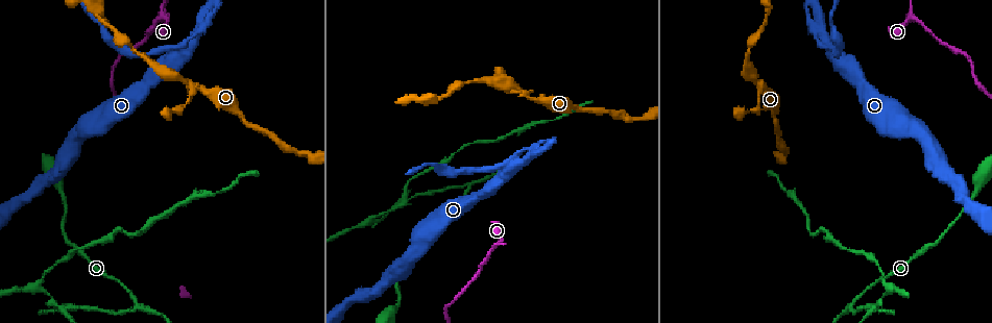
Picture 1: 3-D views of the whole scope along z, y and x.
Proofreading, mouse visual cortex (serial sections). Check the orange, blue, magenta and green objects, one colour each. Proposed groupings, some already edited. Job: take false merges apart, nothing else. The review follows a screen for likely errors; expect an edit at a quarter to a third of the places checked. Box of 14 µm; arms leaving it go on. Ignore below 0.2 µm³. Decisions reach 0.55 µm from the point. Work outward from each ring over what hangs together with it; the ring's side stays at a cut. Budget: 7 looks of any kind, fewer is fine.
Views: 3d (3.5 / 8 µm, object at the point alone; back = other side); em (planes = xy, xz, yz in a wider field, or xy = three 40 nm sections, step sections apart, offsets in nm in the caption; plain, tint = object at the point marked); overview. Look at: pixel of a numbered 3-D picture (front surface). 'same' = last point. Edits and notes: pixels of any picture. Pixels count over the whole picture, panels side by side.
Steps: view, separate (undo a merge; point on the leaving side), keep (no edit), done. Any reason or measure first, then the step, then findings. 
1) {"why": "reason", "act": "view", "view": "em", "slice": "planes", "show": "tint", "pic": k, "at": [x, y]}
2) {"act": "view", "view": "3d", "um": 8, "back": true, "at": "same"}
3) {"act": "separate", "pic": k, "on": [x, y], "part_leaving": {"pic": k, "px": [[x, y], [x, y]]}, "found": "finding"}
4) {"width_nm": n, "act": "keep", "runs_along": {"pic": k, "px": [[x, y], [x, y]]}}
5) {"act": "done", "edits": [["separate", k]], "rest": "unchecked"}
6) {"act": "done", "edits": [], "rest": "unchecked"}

{"why": "a fork", "act": "view", "view": "3d", "um": 3.5, "pic": 1, "at": [135, 305]}

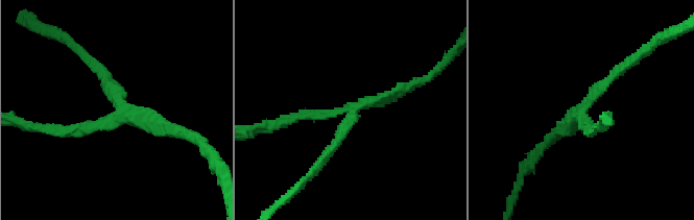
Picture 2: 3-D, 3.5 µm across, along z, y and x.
{"arms": 3, "arm_widths_nm": [150, 150, 200], "why": "shape alone is not enough", "act": "view", "view": "em", "slice": "xy", "step": 3, "show": "tint", "pic": 2, "at": [120, 107]}

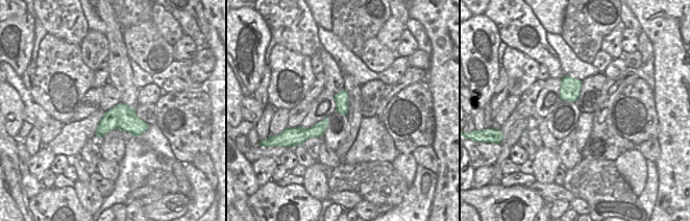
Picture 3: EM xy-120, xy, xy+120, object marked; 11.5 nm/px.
{"act": "separate", "pic": 2, "on": [313, 114], "border": {"pic": 3, "px": [[107, 112], [118, 128]]}, "found": "two cells meet here"}

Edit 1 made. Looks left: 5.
{"why": "abrupt turn", "act": "view", "view": "3d", "um": 3.5, "pic": 1, "at": [842, 58]}

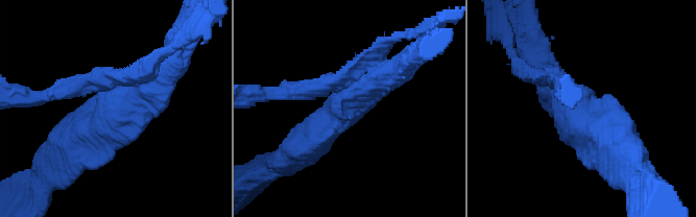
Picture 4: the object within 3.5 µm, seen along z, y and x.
{"arms": 3, "arm_widths_nm": [250, 400, 450], "act": "view", "view": "em", "slice": "planes", "show": "tint", "pic": 4, "at": [356, 94]}

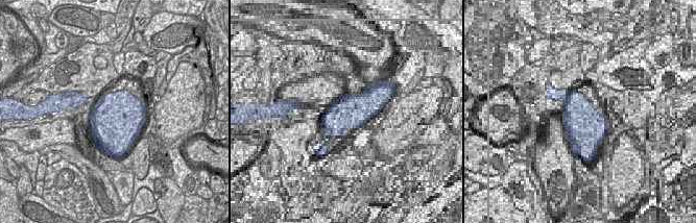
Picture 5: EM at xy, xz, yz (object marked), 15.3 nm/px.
{"why": "cut it another way", "act": "view", "view": "em", "slice": "xy", "step": 5, "show": "tint", "at": "same"}

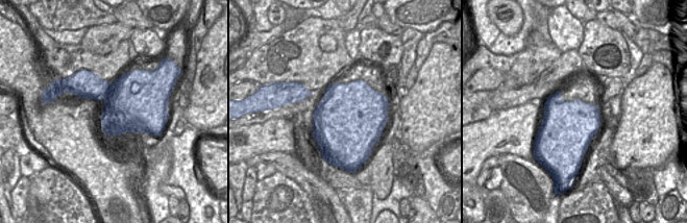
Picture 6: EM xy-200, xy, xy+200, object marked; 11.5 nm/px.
{"act": "keep", "runs_along": {"pic": 4, "px": [[78, 139], [171, 65]]}, "found": "continuous, no second cell"}

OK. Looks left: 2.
{"why": "calibre changes", "act": "view", "view": "3d", "um": 3.5, "back": true, "pic": 1, "at": [201, 89]}

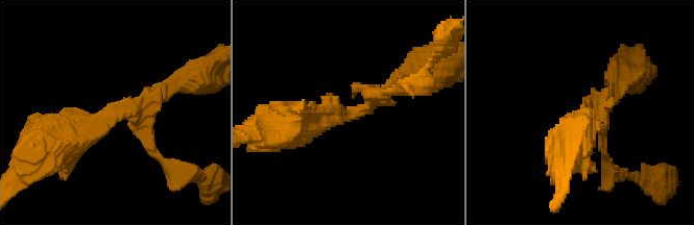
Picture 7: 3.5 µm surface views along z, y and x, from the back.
{"why": "shape alone is not enough", "act": "view", "view": "em", "slice": "xy", "step": 5, "show": "tint", "pic": 7, "at": [346, 117]}

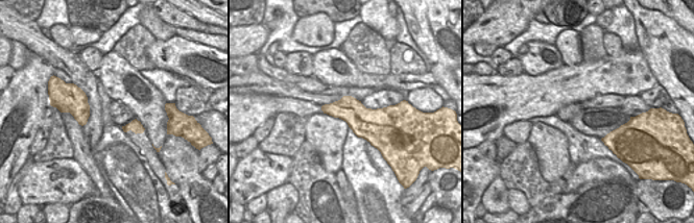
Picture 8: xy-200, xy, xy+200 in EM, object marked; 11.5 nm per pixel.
{"act": "separate", "pic": 7, "on": [405, 69], "part_leaving": {"pic": 7, "px": [[141, 105], [214, 70]]}, "found": "a second cell is stuck on"}

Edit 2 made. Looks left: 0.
{"act": "done", "edits": [["separate", 2], ["separate", 7]], "rest": "unchecked"}

